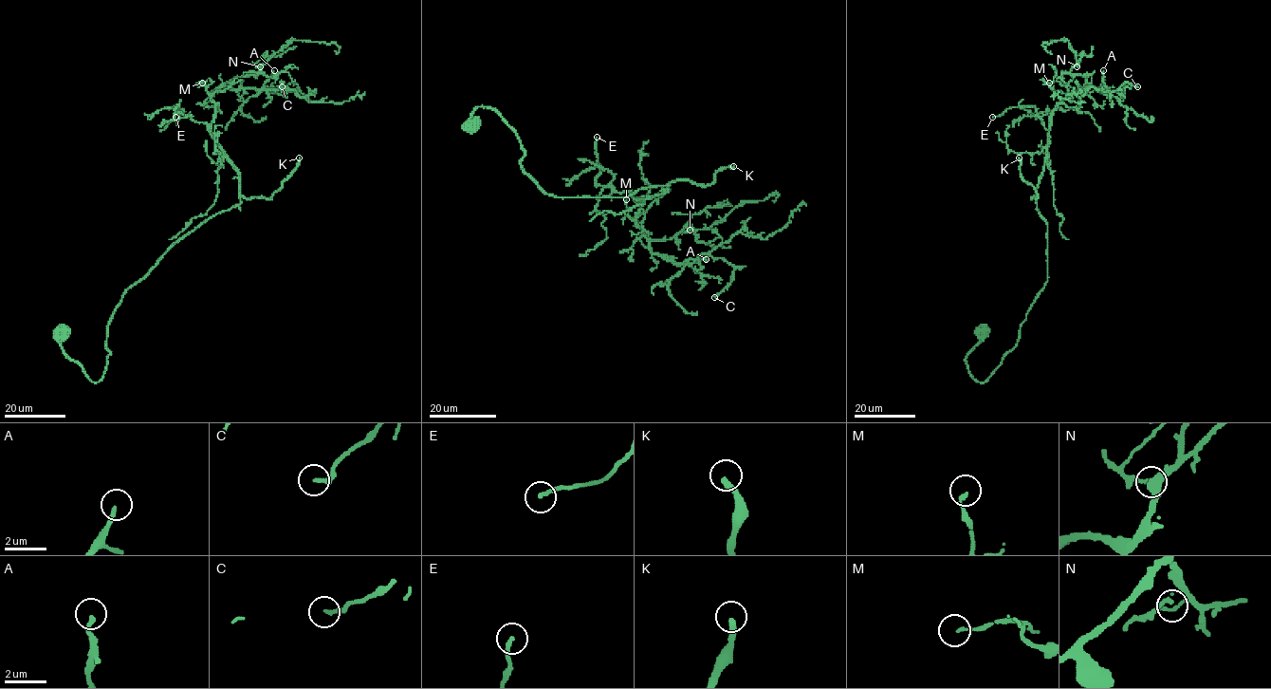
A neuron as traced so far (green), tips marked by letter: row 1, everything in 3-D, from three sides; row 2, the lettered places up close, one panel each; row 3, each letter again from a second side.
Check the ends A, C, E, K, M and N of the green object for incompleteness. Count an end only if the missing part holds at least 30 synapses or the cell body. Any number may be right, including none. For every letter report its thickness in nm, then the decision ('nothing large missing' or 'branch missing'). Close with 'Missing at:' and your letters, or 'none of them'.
A: calibre 190 nm; nothing large missing
C: calibre 190 nm; nothing large missing
E: calibre 180 nm; branch missing
K: calibre 300 nm; branch missing
M: calibre 140 nm; nothing large missing
N: calibre 130 nm; nothing large missing
Missing at: E, K

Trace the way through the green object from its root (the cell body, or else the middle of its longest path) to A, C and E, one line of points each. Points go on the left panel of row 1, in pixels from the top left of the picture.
A: (63, 330), (62, 350), (98, 382), (122, 294), (241, 201), (211, 96), (258, 94), (274, 70)
C: (63, 330), (62, 350), (98, 382), (122, 294), (241, 201), (211, 96), (301, 91), (282, 86)
E: (63, 330), (62, 350), (98, 382), (122, 294), (240, 203), (238, 173), (207, 124), (177, 105), (175, 117)

